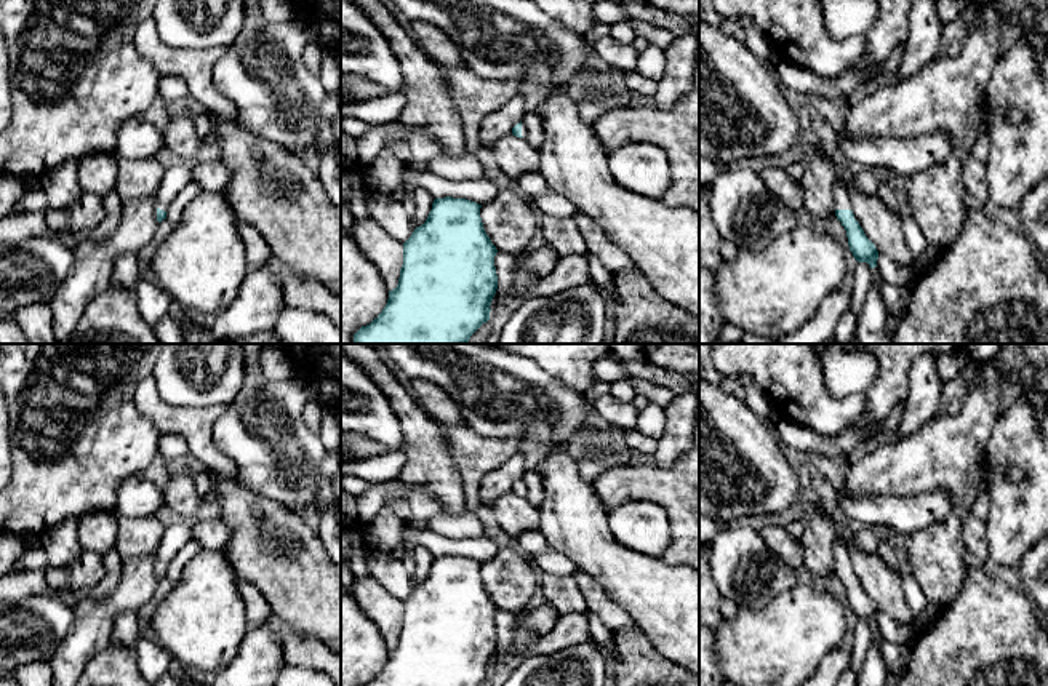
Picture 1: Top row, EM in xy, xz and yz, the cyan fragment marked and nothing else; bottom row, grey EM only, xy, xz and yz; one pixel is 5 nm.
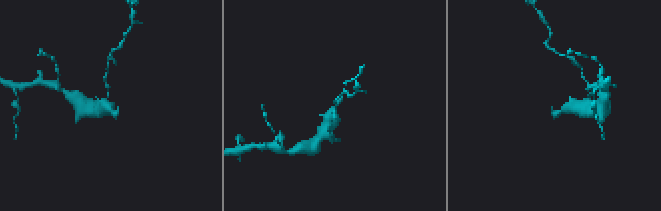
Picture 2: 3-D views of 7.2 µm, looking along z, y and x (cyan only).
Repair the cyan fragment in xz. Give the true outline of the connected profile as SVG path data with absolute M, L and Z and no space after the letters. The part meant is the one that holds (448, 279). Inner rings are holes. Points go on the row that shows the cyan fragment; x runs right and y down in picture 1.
M435 198L426 222L403 243L398 285L382 312L354 334L354 344L467 344L490 320L498 289L496 246L483 229L482 205L466 198Z

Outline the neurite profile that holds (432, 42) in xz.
M414 22L411 24L411 37L419 50L442 69L464 64L459 48L435 26Z

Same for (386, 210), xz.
M368 192L365 198L370 217L374 219L392 238L405 243L414 232L411 216L398 197Z

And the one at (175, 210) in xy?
M189 182L182 187L173 201L166 208L166 221L171 227L176 227L182 217L184 209L190 205L190 201L202 192L203 189L195 184Z

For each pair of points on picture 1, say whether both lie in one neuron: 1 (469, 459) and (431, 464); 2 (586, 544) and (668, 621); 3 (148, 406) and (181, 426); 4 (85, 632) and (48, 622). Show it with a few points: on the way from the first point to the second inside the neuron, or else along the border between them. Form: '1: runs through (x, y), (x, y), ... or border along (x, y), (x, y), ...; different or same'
1: border along (440, 427), (448, 454), (463, 482), (463, 498); different
2: runs through (607, 562), (647, 600); same
3: runs through (156, 408), (168, 419), (173, 419); same
4: border along (74, 611), (69, 632), (48, 659); different

